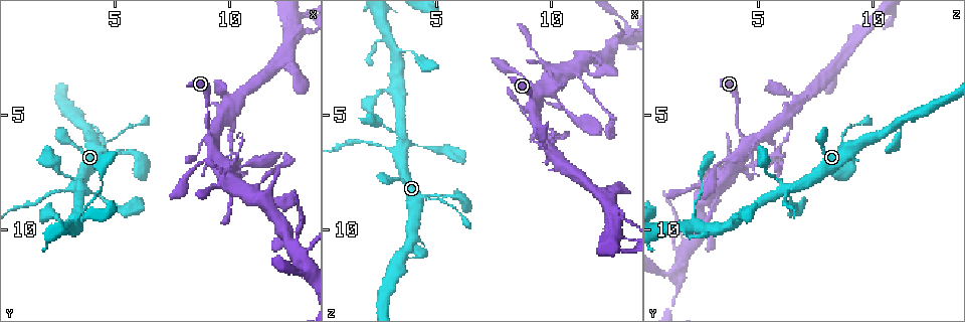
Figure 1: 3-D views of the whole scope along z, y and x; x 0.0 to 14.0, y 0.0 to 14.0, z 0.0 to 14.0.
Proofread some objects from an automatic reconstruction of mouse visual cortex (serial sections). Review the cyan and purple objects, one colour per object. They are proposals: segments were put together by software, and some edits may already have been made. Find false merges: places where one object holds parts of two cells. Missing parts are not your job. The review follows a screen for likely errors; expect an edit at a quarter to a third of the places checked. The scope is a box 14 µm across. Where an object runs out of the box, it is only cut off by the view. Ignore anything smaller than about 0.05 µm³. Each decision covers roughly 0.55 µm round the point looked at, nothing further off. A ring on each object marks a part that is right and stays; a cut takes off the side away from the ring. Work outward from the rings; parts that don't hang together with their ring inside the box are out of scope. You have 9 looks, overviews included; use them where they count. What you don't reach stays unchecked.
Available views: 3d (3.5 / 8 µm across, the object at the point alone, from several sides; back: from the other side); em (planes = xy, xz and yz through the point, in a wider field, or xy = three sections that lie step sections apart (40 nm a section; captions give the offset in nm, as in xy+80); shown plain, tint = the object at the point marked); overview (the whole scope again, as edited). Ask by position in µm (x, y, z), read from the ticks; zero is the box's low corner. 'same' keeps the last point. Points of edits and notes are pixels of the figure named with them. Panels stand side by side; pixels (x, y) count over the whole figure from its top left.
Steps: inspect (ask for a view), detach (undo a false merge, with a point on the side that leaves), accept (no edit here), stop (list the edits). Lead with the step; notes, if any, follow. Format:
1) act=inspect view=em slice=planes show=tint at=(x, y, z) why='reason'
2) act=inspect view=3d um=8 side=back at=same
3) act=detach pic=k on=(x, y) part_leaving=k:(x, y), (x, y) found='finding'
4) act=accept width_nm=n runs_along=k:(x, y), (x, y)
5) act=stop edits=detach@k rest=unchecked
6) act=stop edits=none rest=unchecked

act=inspect view=3d um=3.5 at=(9.1, 4.7, 4.2) why='thick turns thin'

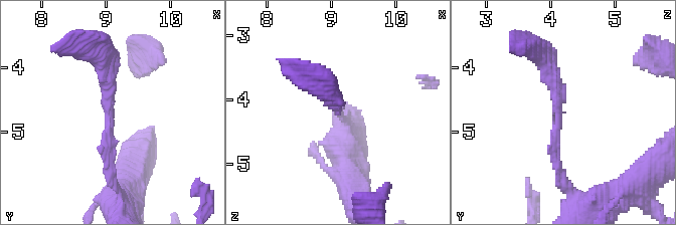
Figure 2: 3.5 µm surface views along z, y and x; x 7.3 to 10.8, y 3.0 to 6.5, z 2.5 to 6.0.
act=inspect view=em slice=xy step=1 show=tint at=(9.05, 4.60, 4.10) why='need the tissue'

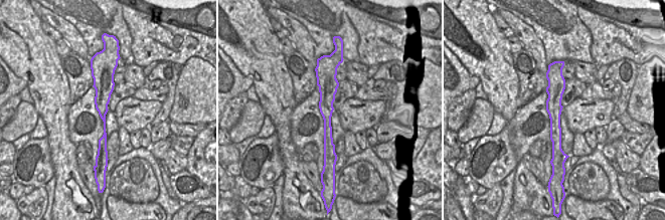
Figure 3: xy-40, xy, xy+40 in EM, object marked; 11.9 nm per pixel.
act=inspect view=em slice=xy step=2 show=tint at=same

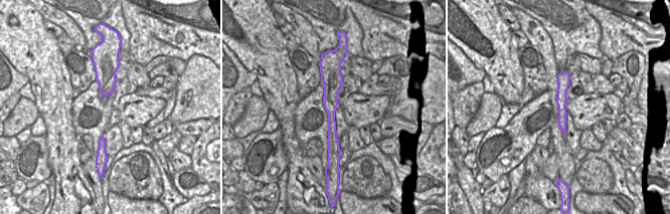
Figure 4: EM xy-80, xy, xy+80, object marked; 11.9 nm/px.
act=accept arm_widths_nm=150,300 runs_along=4:(328, 62), (331, 133), (336, 149) found='all the same cell'

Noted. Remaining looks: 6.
act=inspect view=3d um=3.5 at=(11.3, 8.0, 3.4)

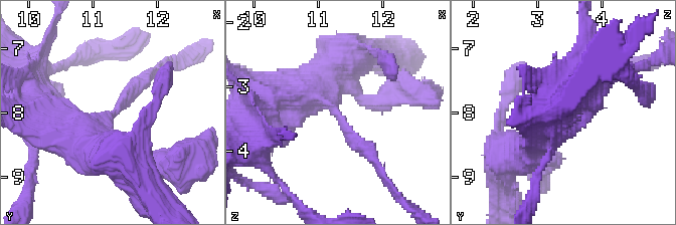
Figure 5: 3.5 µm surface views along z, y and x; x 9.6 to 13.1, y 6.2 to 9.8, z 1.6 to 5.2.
act=inspect view=em slice=xy step=2 show=tint at=(11.35, 8.00, 3.50) arm_widths_nm=200,600

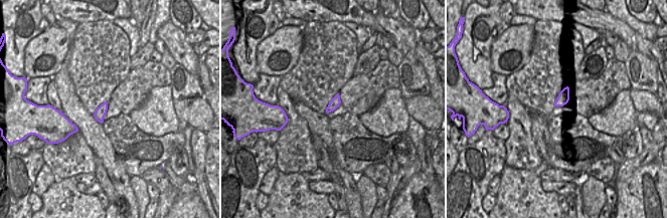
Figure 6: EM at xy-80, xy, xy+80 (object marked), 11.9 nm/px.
act=accept runs_along=5:(298, 97), (329, 100), (375, 162) found='continuous, no second cell'

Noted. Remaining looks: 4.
act=inspect view=3d um=3.5 at=(3.8, 9.0, 2.3) why='calibre changes'

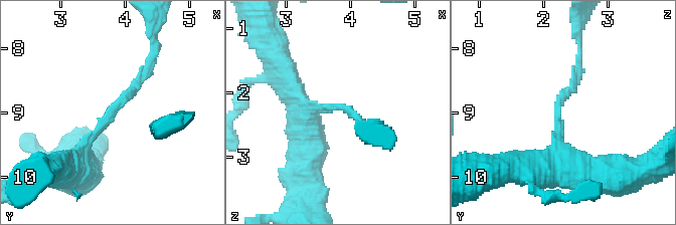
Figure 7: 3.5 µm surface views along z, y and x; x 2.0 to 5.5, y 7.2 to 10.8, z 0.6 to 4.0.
act=inspect view=em slice=xy step=5 show=tint at=(3.75, 9.10, 2.20)

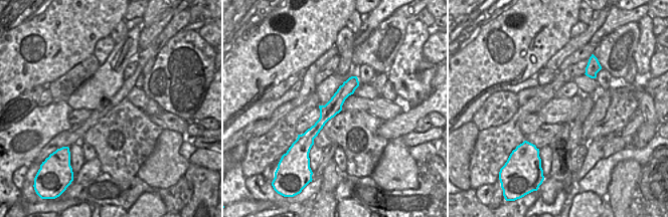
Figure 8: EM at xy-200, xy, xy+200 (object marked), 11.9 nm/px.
act=inspect view=em slice=xy step=3 show=tint at=same why='cut it another way'

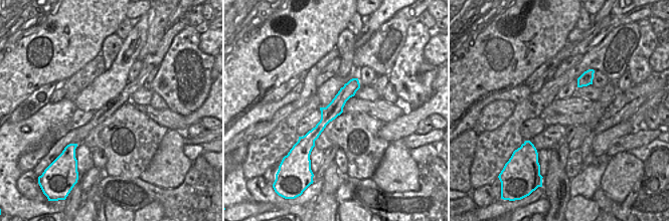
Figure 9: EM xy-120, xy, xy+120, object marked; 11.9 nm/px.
act=accept arm_widths_nm=150,350 runs_along=9:(355, 80), (311, 137), (311, 145) found='continuous, no second cell'

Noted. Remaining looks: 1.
act=stop edits=none rest=unchecked

